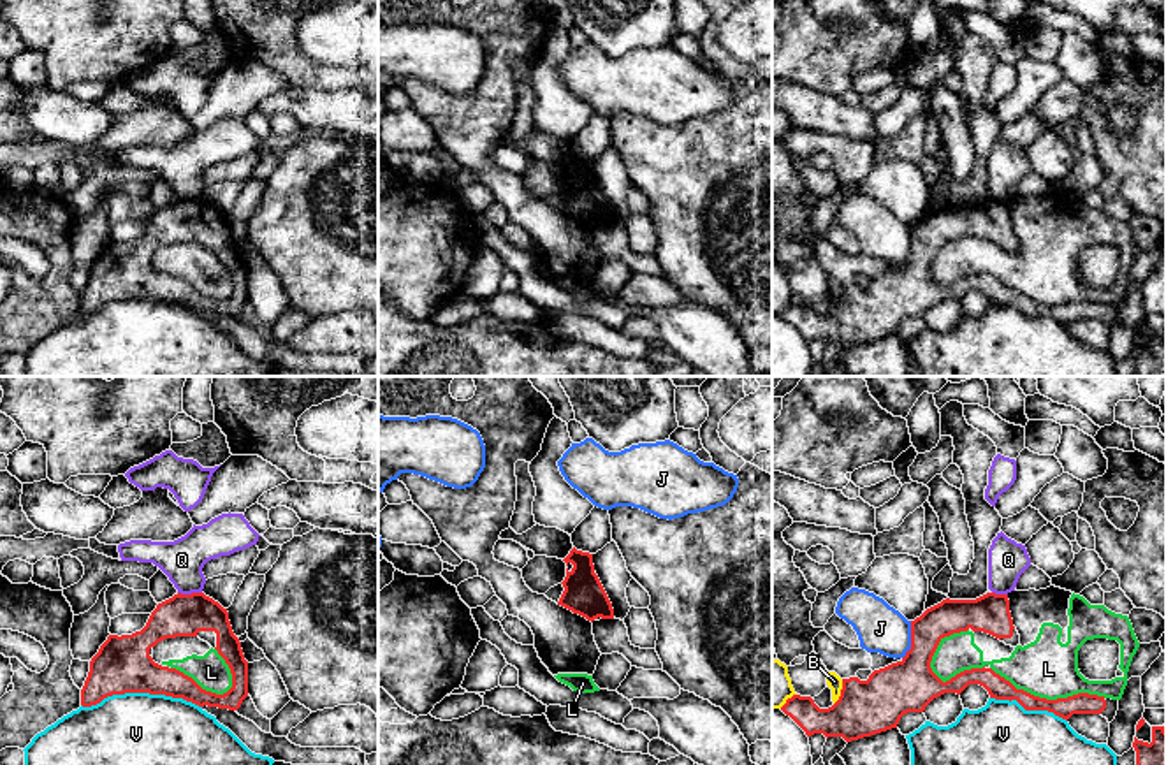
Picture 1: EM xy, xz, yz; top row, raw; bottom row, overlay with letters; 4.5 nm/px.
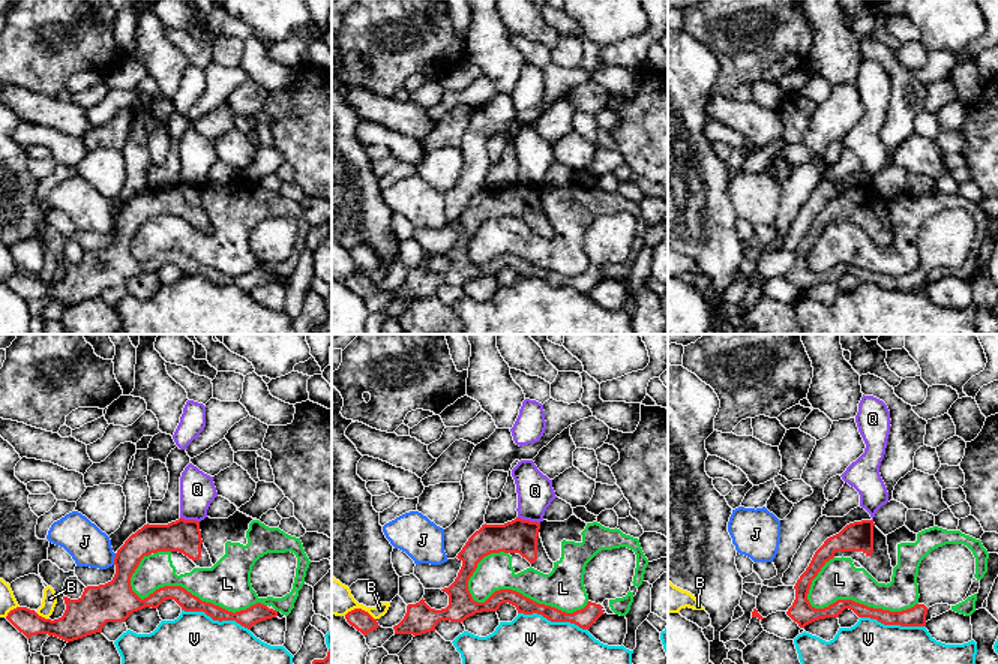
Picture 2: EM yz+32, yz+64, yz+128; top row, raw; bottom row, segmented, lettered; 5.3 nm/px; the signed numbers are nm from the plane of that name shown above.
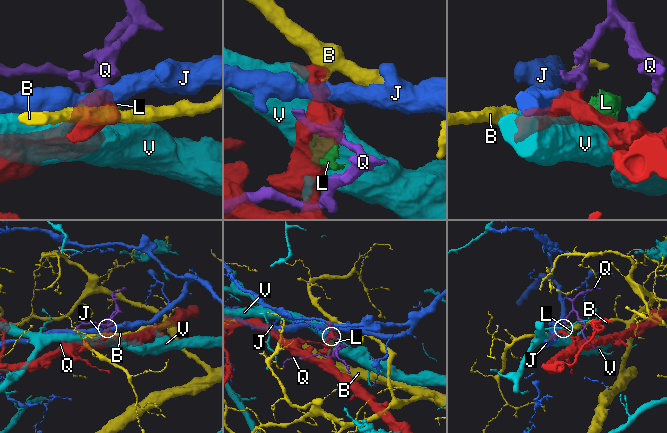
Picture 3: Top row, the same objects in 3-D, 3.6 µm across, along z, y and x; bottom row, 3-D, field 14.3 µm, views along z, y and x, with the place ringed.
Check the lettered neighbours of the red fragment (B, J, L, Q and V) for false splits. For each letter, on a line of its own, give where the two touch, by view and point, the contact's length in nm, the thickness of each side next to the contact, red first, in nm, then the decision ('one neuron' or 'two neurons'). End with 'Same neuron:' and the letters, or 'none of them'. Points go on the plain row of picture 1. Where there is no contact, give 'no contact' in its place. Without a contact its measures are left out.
B: yz (841, 298) | 130 nm | 260/70 nm | two neurons
J: yz (911, 247) | 180 nm | 240/220 nm | two neurons
L: yz (1049, 306) | 550 nm | 100/280 nm | two neurons
Q: xy (192, 199) | 110 nm | 190/190 nm | two neurons
V: xy (141, 298) | 550 nm | 260/500 nm | two neurons
Same neuron: none of them

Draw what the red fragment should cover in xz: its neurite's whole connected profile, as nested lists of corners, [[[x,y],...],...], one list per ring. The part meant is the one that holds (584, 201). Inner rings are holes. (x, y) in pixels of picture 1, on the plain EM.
[[[573,153],[563,167],[566,172],[572,169],[573,174],[566,174],[566,183],[561,188],[565,197],[557,211],[586,223],[591,229],[598,223],[614,225],[612,209],[594,179],[593,160]]]

